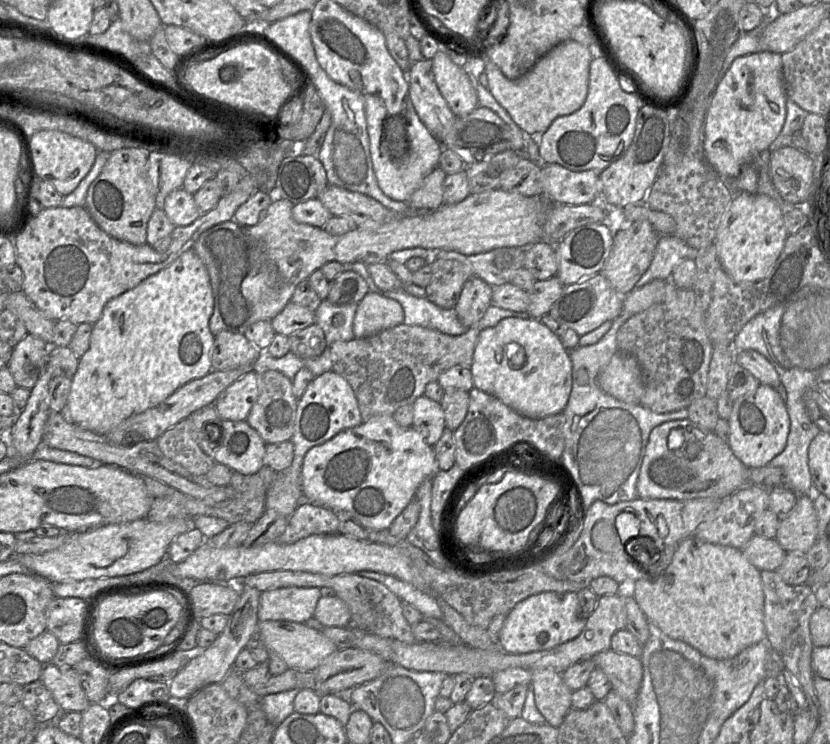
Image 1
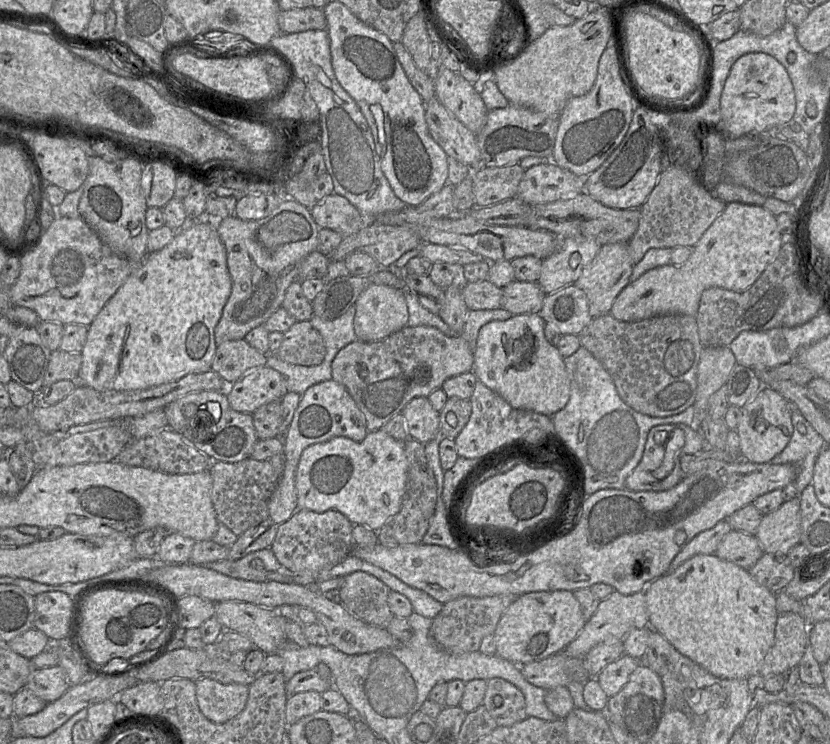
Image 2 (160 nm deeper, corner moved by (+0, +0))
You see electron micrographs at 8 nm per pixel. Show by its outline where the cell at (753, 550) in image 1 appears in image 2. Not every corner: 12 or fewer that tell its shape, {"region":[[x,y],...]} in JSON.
{"region":[[733,529],[715,551],[746,570],[763,554],[755,535]]}

